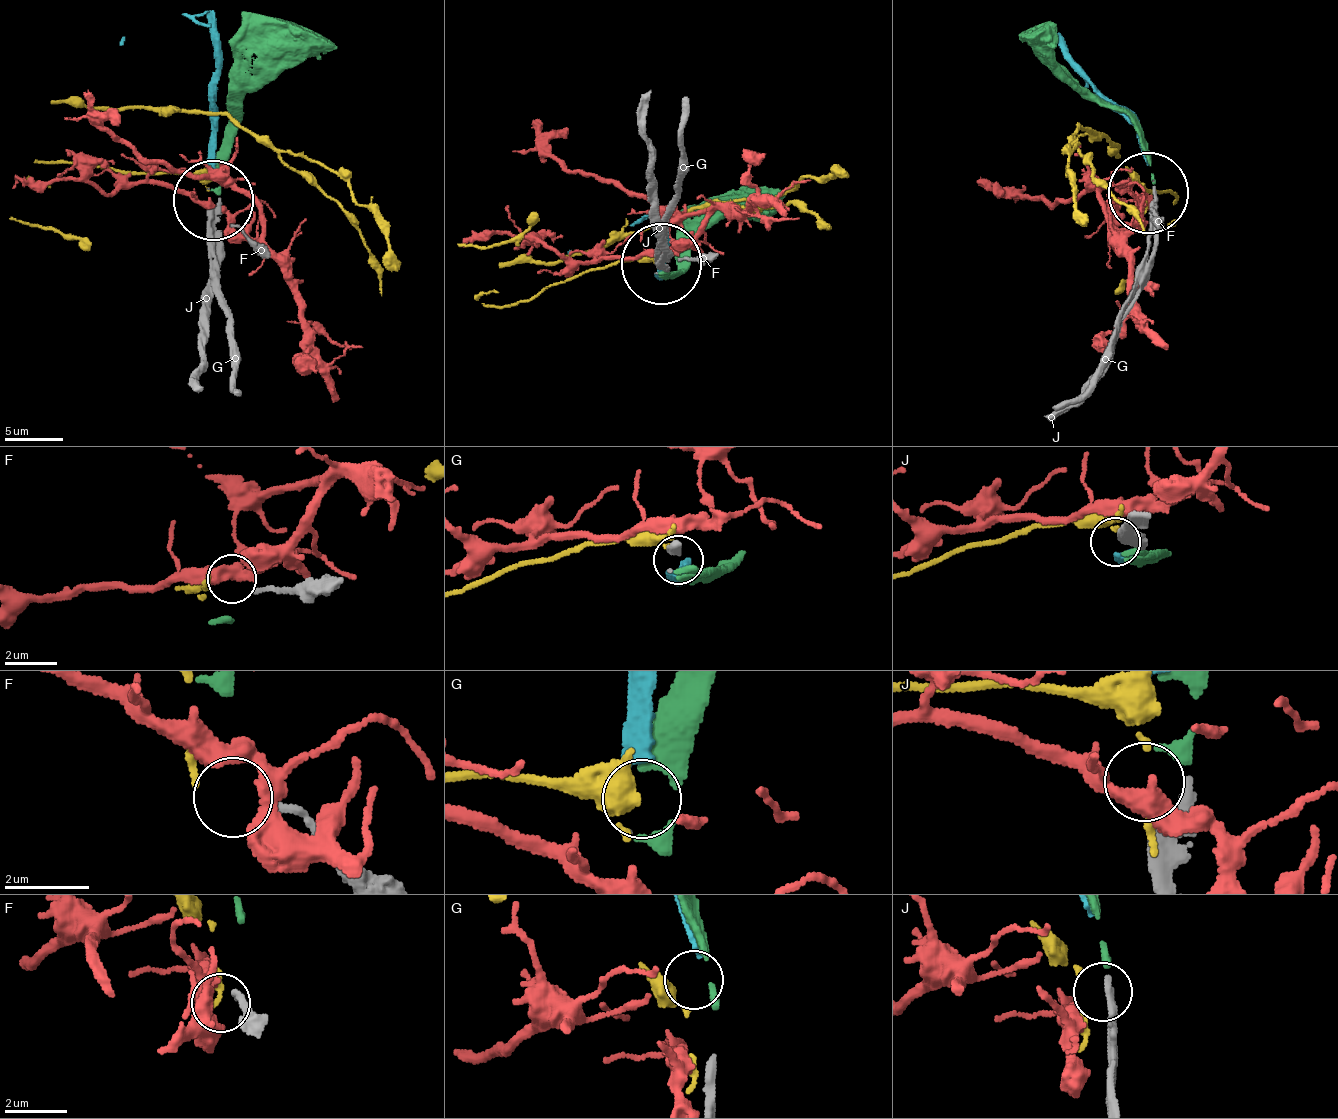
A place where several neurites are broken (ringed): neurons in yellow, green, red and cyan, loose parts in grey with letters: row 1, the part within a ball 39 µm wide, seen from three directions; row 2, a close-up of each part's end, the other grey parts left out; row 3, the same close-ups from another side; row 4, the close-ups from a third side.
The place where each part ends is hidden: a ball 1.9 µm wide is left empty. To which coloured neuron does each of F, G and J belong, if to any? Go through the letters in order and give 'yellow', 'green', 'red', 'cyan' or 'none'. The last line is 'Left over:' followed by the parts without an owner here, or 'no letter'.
F: yellow
G: cyan
J: green
Left over: no letter

